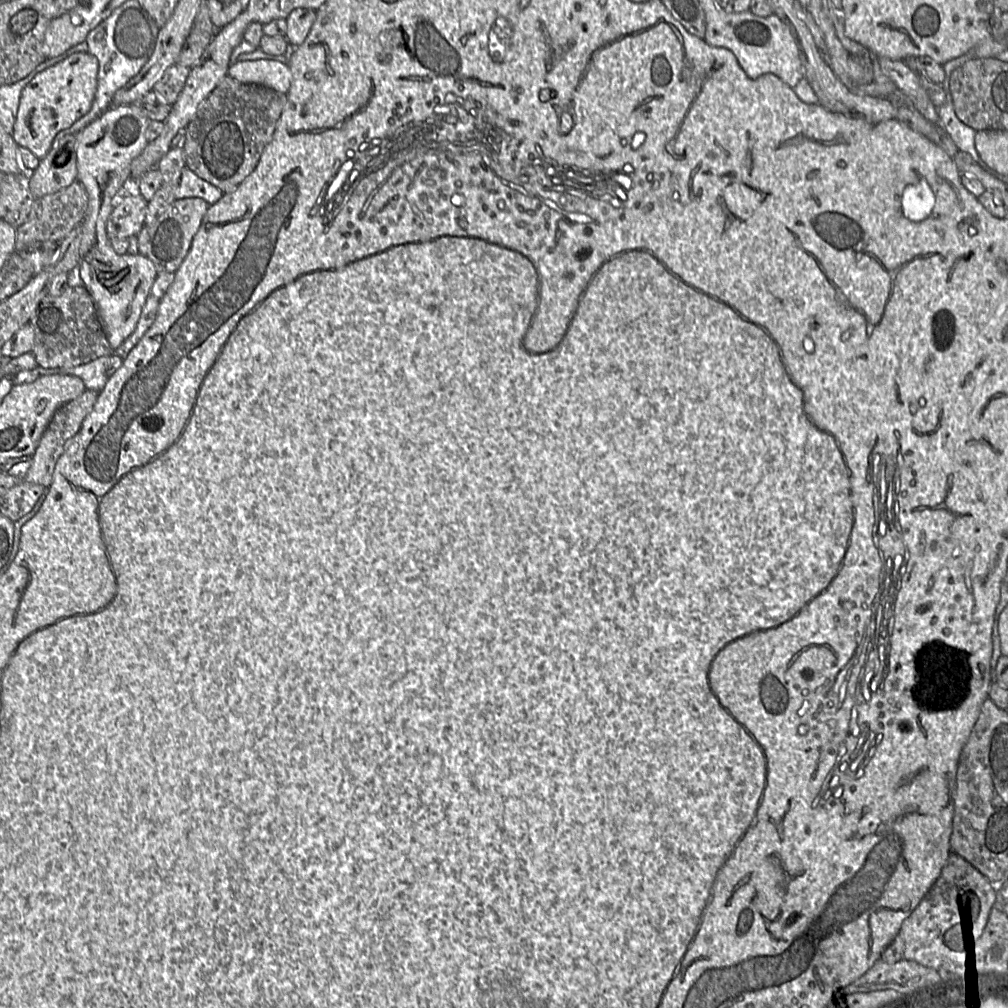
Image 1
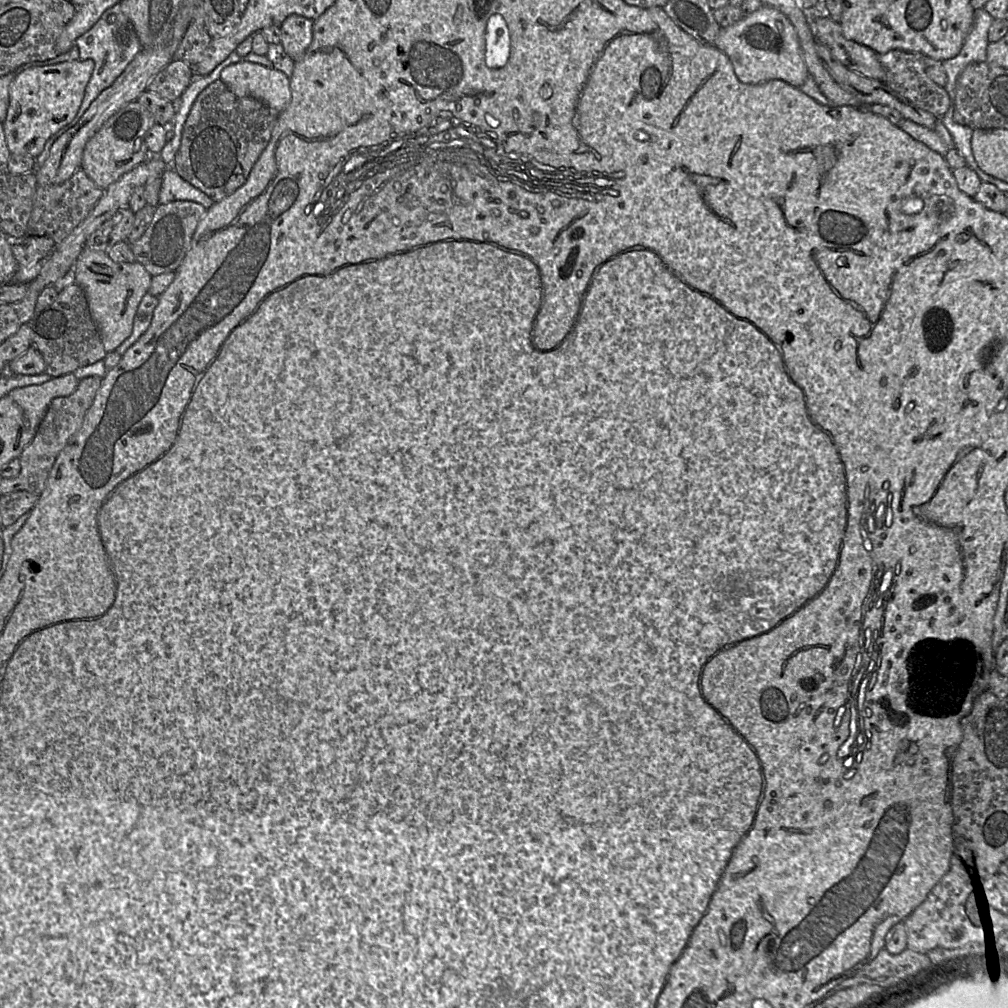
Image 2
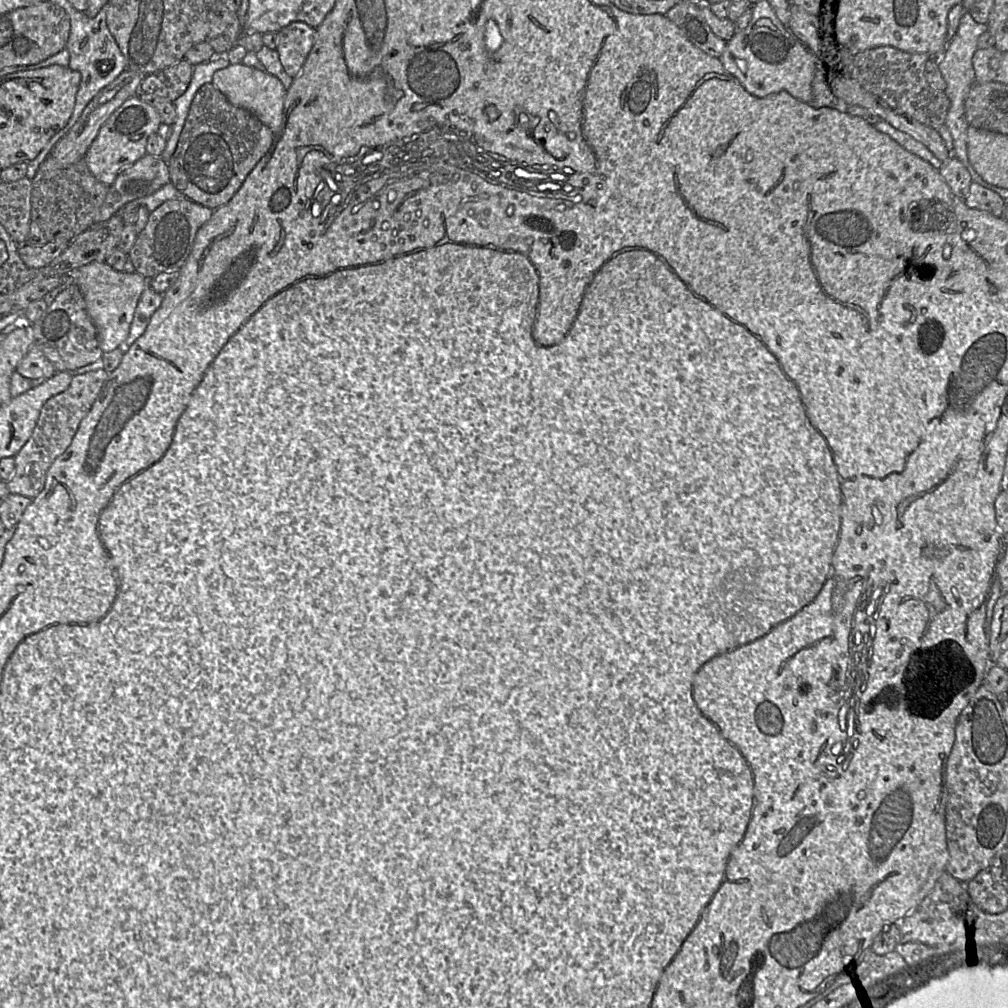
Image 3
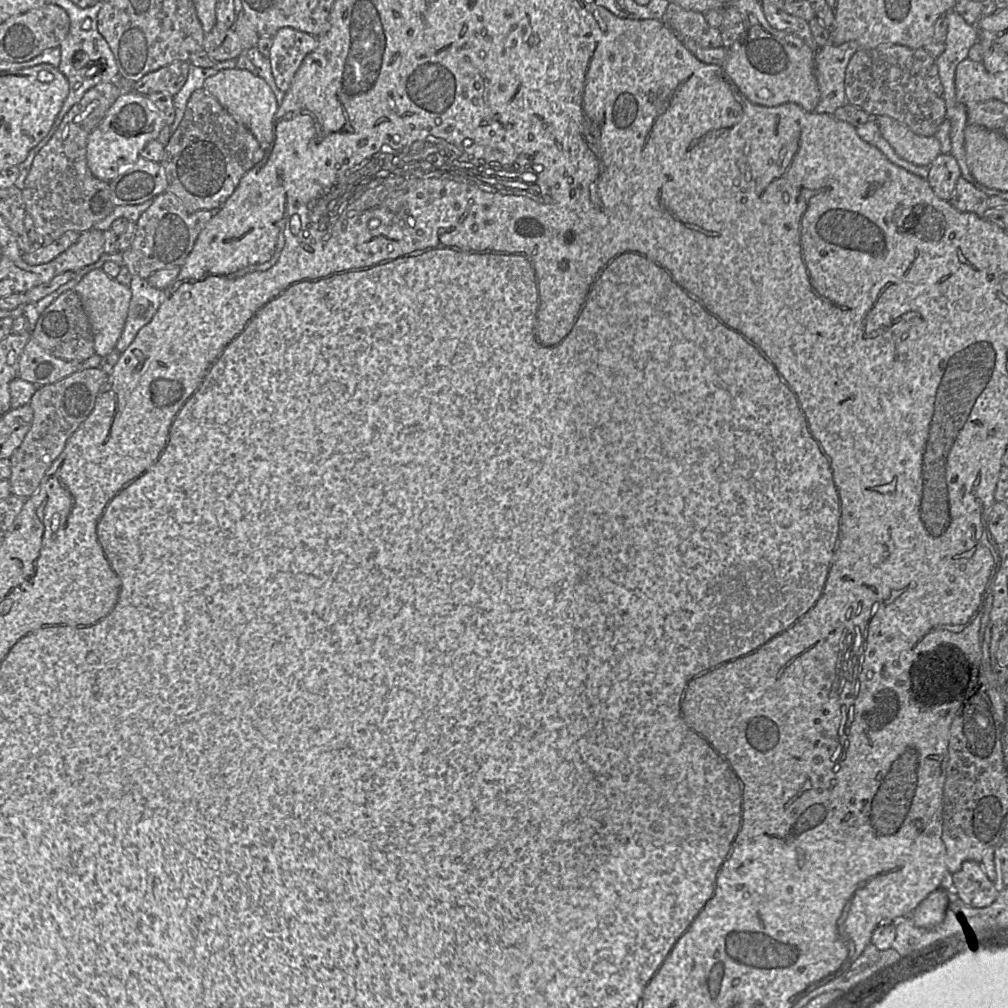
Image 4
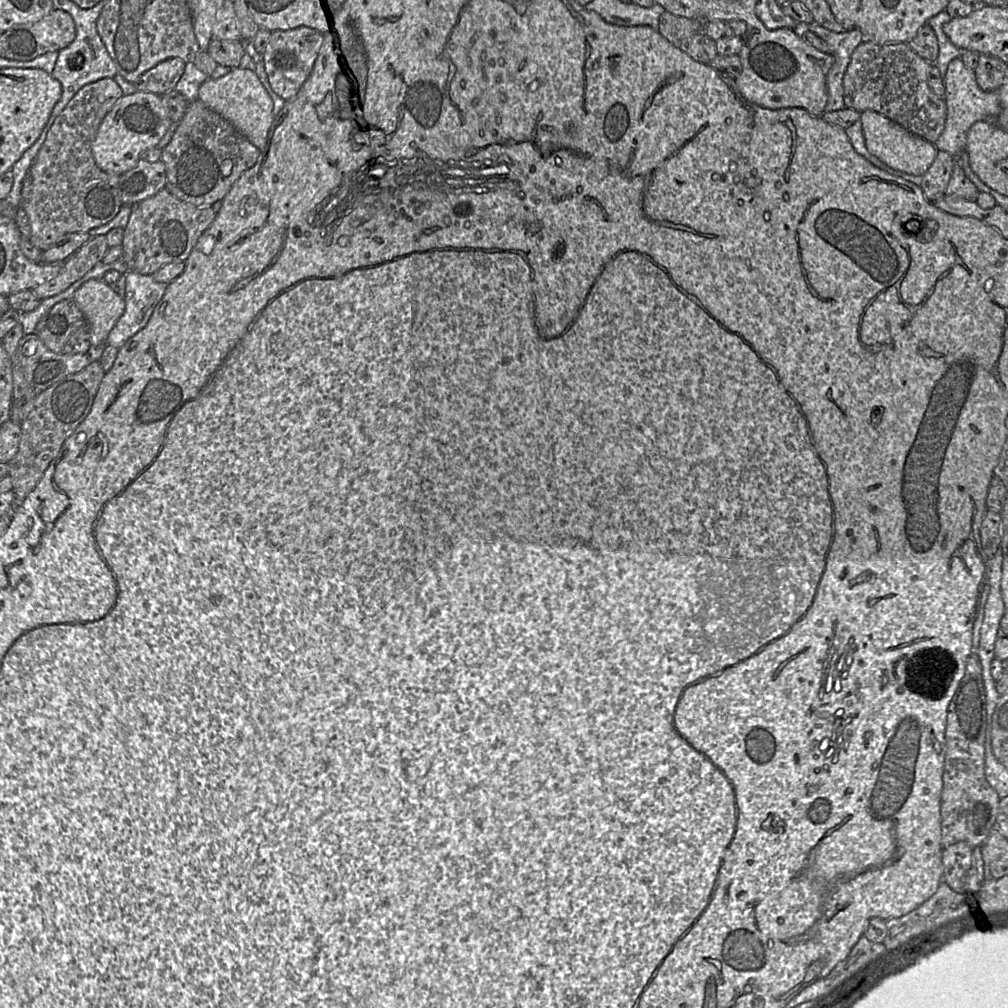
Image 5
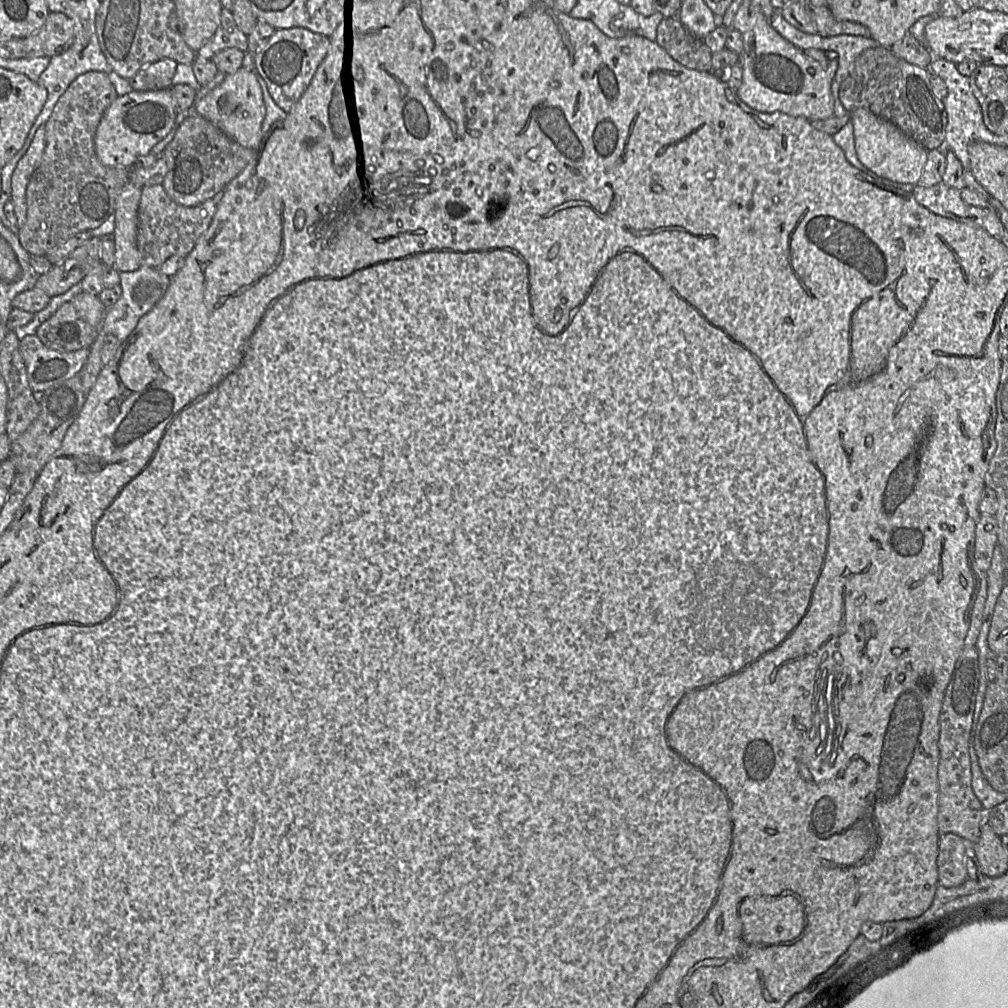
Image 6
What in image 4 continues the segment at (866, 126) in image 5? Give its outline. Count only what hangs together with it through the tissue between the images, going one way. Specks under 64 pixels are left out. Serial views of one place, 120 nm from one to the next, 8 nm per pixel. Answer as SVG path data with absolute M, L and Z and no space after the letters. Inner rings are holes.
M877 116L881 135L904 160L917 166L930 166L941 153L941 144L935 135L922 136L889 116Z

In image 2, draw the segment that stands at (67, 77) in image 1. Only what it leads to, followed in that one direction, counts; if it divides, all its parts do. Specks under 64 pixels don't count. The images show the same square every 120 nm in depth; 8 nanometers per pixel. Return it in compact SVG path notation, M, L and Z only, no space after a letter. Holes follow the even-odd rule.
M78 59L29 68L15 77L9 86L9 107L3 122L7 146L12 155L36 158L47 140L75 118L94 66L91 59Z

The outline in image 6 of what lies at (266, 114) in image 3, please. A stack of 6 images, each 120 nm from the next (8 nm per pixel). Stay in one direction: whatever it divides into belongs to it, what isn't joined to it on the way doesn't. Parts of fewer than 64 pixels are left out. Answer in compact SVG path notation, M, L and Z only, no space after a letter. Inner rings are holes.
M241 68L234 74L226 75L221 84L194 104L194 111L243 147L254 151L259 149L266 109L262 91L251 70Z

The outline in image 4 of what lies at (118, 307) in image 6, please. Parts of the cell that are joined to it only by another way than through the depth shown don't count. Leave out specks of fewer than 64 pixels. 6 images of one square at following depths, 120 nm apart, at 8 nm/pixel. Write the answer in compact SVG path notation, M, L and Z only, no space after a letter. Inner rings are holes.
M132 276L129 287L131 300L127 318L115 346L120 353L128 348L137 332L151 321L163 300L163 290L151 286L147 279Z

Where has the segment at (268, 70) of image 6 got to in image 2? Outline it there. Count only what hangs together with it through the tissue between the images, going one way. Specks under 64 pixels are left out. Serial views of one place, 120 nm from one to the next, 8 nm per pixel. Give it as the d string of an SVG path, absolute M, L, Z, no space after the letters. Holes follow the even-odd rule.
M292 14L281 24L281 45L296 62L307 50L313 38L314 20Z

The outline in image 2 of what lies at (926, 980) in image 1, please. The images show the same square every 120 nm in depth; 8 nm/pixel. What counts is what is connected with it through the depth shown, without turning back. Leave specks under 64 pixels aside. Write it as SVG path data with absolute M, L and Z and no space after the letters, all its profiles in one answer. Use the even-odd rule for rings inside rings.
M906 948L900 954L891 955L886 949L882 949L872 961L862 965L857 971L830 989L828 994L834 994L838 991L858 985L890 986L922 969L929 967L930 965L931 961L924 953L916 952Z

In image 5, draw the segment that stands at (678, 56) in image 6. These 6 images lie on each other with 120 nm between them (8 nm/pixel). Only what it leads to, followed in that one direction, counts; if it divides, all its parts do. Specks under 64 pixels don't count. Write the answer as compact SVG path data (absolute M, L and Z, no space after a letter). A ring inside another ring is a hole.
M668 11L659 18L659 33L692 59L709 64L717 55L716 41L705 31L705 23L695 18L676 16Z

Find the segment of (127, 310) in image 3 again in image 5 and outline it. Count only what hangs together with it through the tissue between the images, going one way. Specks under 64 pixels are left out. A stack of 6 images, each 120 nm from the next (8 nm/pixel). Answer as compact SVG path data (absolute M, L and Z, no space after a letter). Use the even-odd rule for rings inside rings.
M90 279L75 291L73 299L87 321L91 345L105 345L110 331L124 312L124 298L115 293L102 279Z

